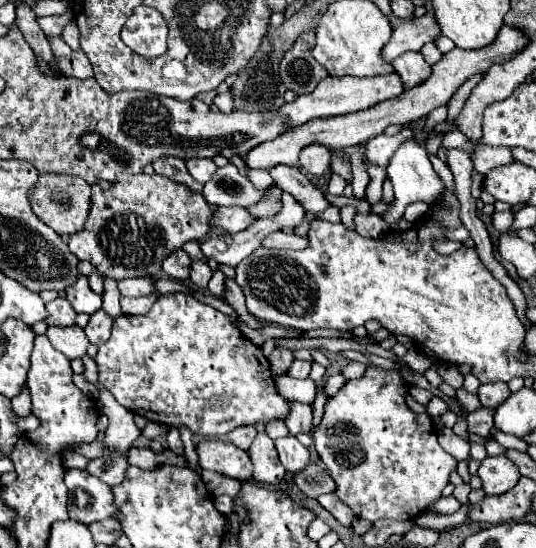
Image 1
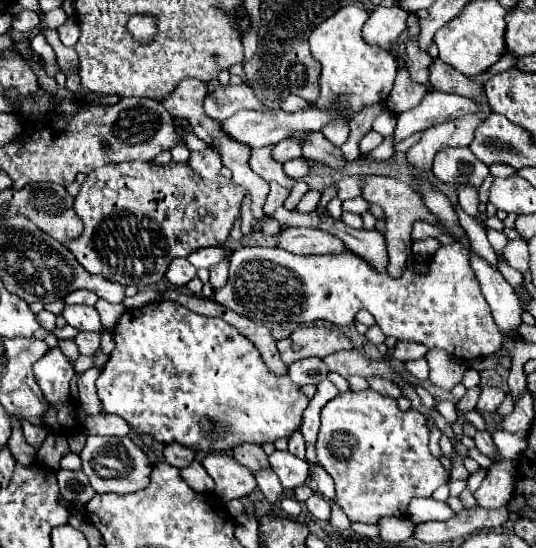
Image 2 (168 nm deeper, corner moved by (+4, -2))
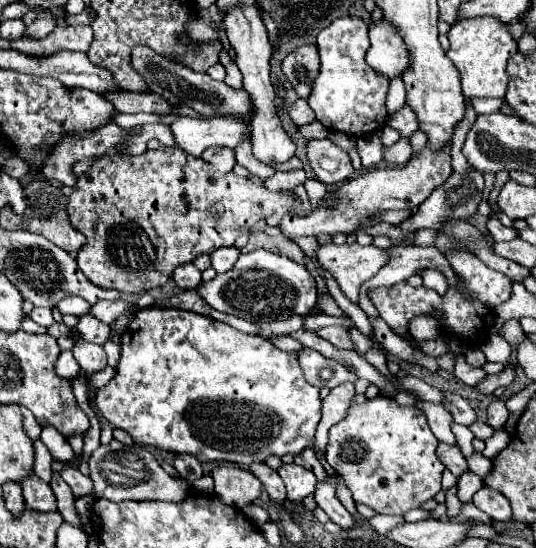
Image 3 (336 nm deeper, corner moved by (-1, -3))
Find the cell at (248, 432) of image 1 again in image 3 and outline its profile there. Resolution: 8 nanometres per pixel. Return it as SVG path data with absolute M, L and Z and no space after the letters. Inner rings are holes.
M251 464L249 470L261 480L261 484L265 486L265 490L267 490L267 494L269 494L269 498L271 498L273 502L283 504L283 502L287 500L287 498L285 498L283 480L281 480L281 476L279 476L275 470L271 470L267 464Z

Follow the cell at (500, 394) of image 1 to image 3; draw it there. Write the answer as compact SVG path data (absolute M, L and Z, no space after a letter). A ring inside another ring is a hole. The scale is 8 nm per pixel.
M493 400L487 408L487 424L495 430L501 430L505 426L507 418L509 418L509 412L505 408L505 402L503 400Z

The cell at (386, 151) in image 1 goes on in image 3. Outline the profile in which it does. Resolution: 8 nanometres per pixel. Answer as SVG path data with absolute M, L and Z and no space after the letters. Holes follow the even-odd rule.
M477 98L477 100L471 100L471 104L477 114L493 114L493 112L499 112L505 100L503 98Z

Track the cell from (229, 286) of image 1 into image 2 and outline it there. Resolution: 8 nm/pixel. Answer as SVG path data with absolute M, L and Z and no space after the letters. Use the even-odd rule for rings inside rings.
M224 261L222 265L214 265L210 269L210 285L214 289L222 289L228 281L228 261Z

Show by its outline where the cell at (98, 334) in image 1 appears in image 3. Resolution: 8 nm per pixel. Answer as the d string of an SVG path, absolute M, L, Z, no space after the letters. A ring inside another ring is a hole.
M79 340L77 346L73 348L73 354L75 354L77 364L81 366L81 370L85 370L87 376L91 376L107 366L107 356L105 356L103 346L95 346L95 344Z

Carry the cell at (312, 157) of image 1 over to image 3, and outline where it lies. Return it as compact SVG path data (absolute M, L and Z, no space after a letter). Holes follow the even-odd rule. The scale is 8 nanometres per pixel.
M293 170L293 172L275 172L273 176L269 176L265 180L265 188L269 188L271 192L287 192L293 190L295 186L303 184L307 180L303 170Z

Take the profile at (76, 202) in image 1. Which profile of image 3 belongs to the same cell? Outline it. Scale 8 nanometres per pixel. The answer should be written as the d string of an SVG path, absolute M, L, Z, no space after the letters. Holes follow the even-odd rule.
M35 180L25 188L23 194L25 194L25 204L27 204L25 212L19 216L11 208L1 210L1 226L5 230L29 230L29 232L41 234L47 240L51 240L55 246L63 248L65 252L77 254L81 250L81 246L85 244L85 236L71 226L71 222L67 218L67 196L61 192L61 188L51 186L49 182Z

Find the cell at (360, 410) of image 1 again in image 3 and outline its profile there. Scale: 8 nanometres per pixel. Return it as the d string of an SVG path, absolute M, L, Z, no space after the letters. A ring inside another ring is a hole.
M377 396L365 404L351 404L347 416L331 426L325 458L331 468L343 476L357 504L367 504L379 514L403 516L407 510L419 508L423 502L435 498L435 494L441 490L441 472L445 466L435 454L437 446L439 440L429 430L427 418L419 408L399 406L393 398Z

